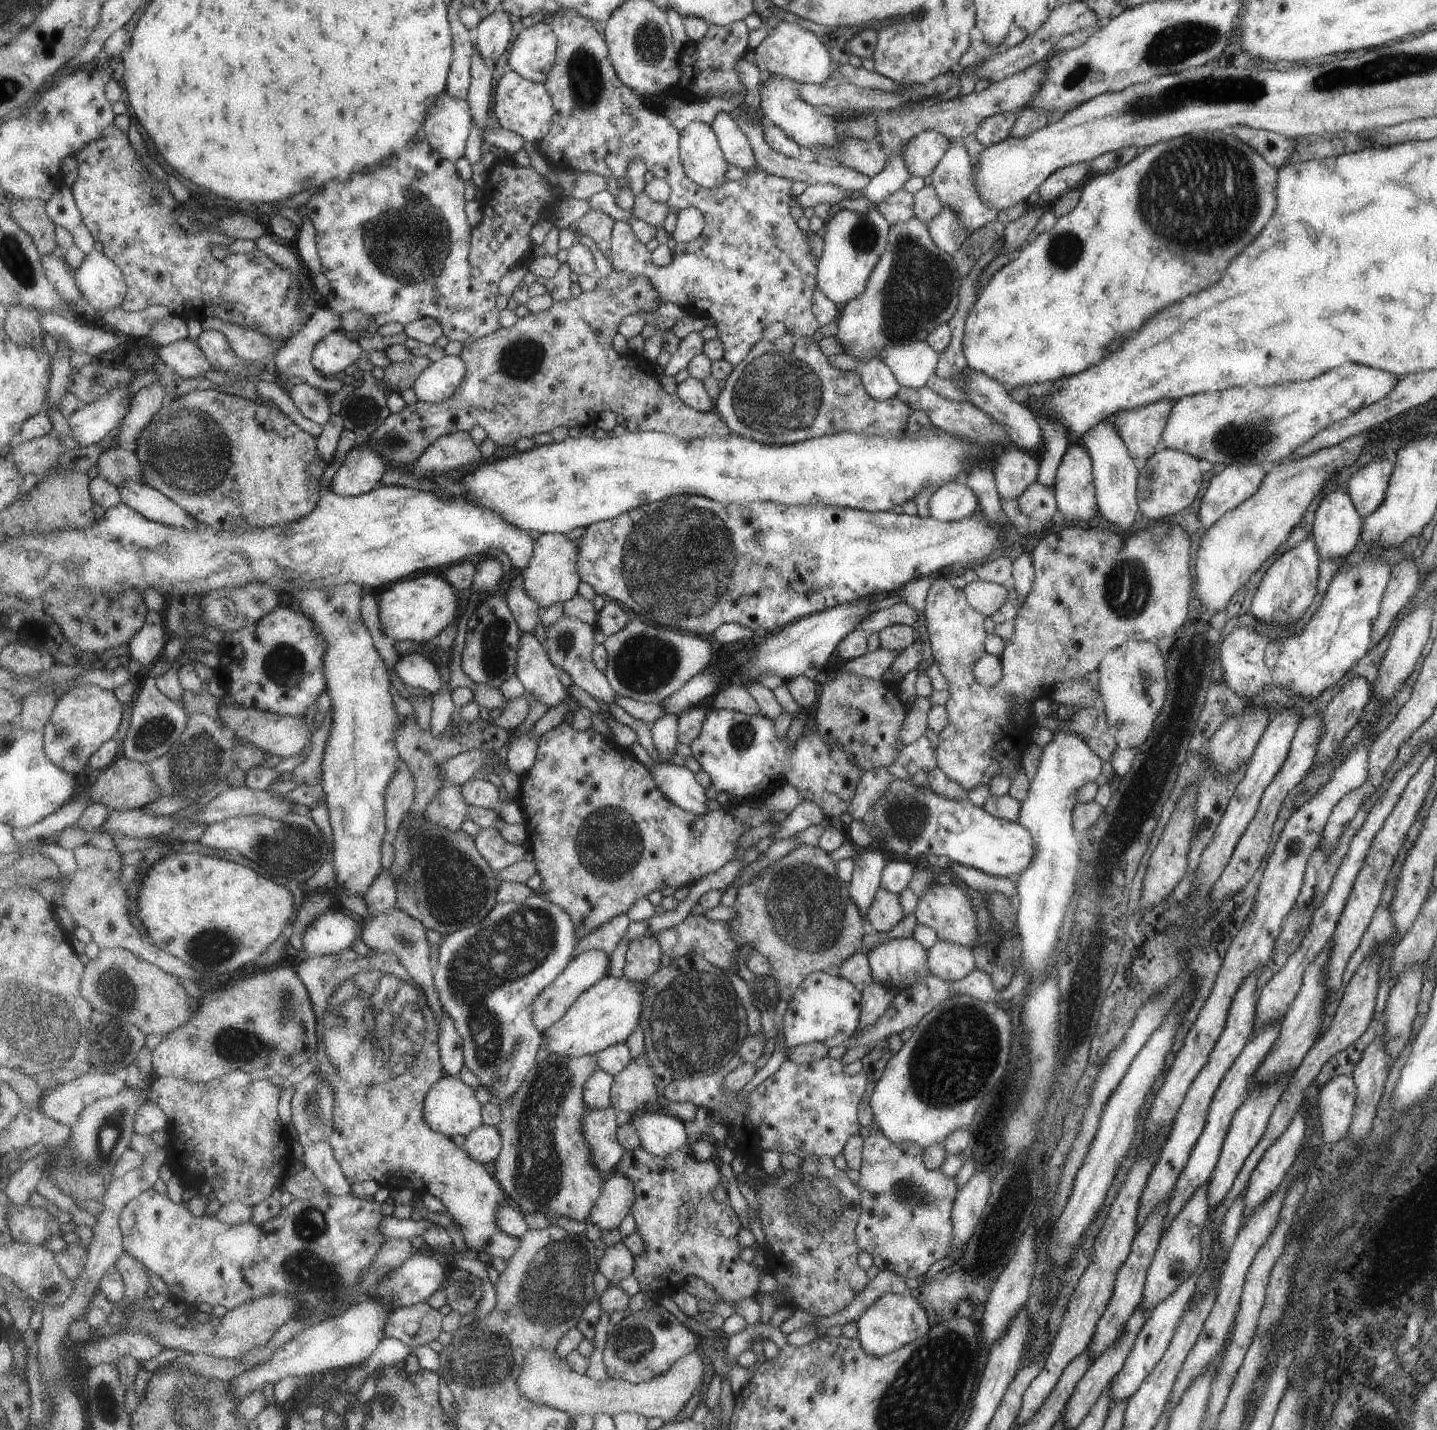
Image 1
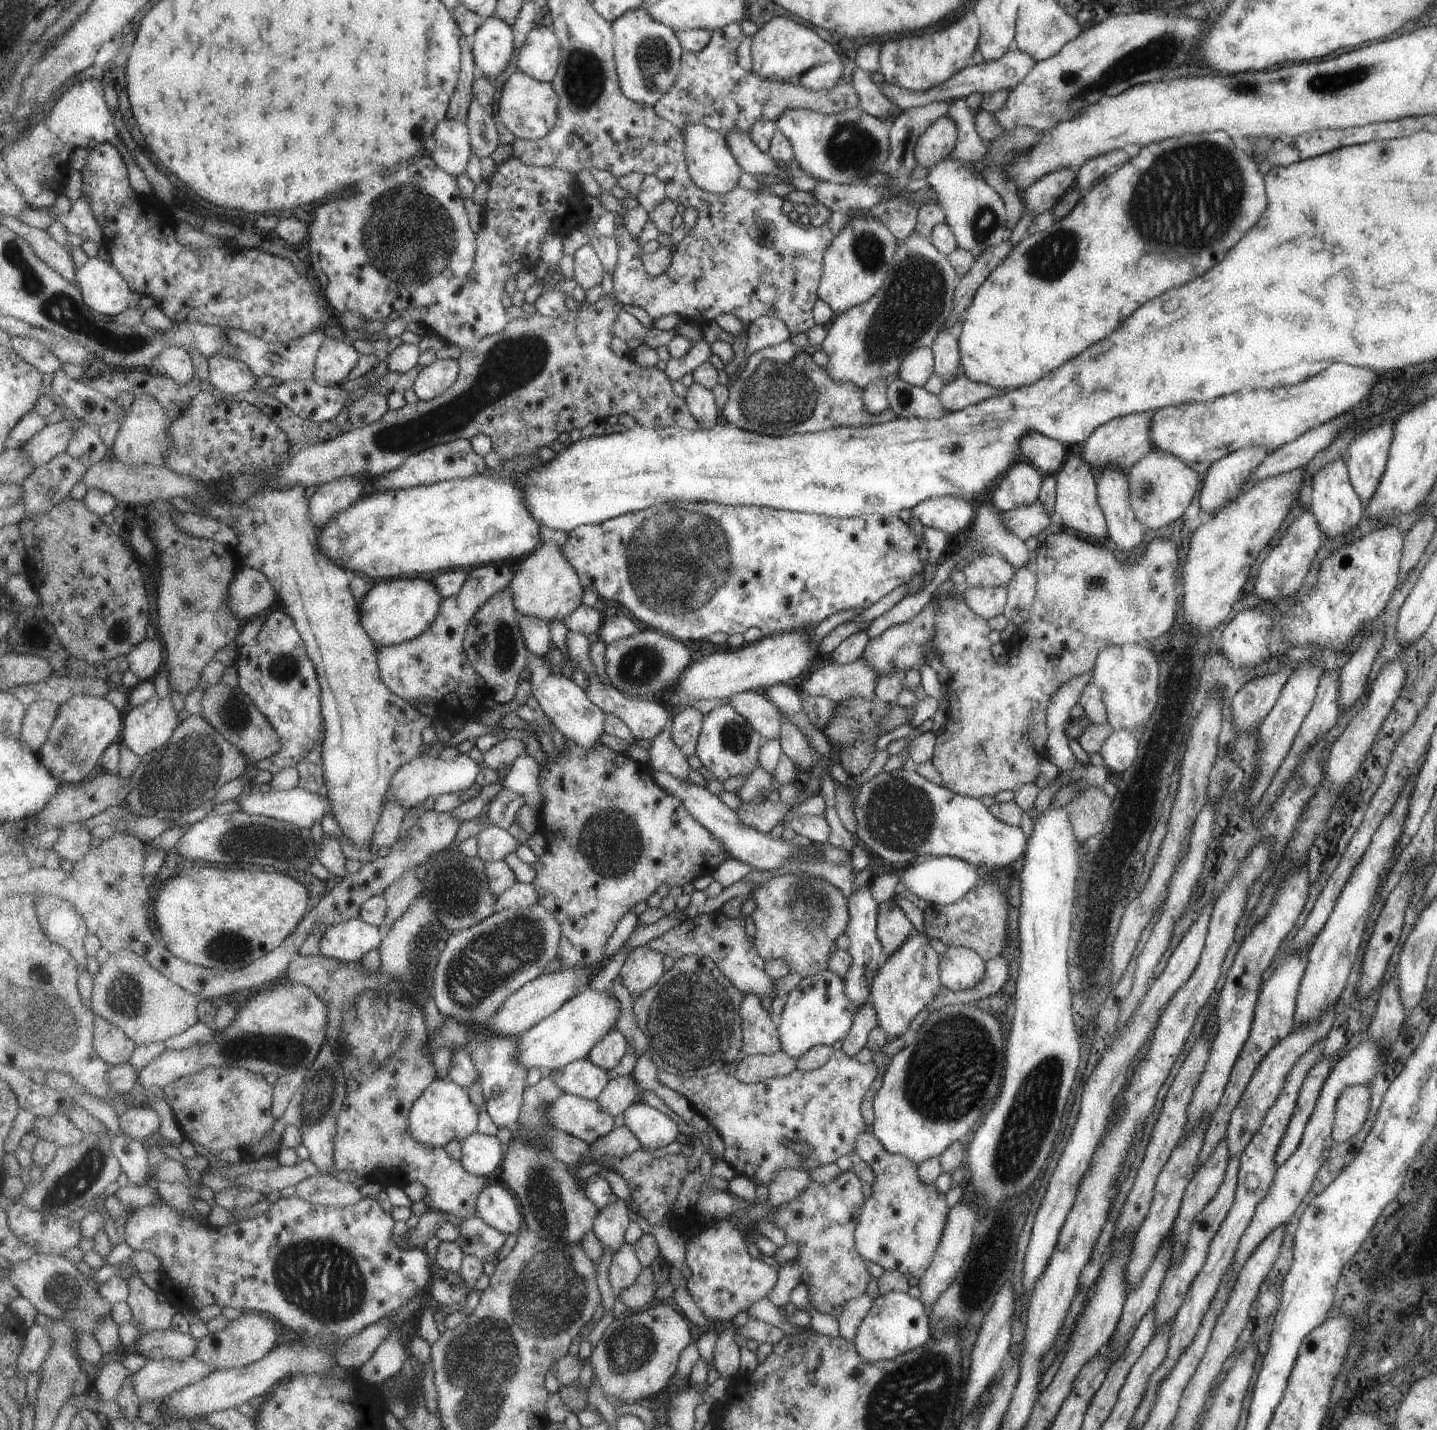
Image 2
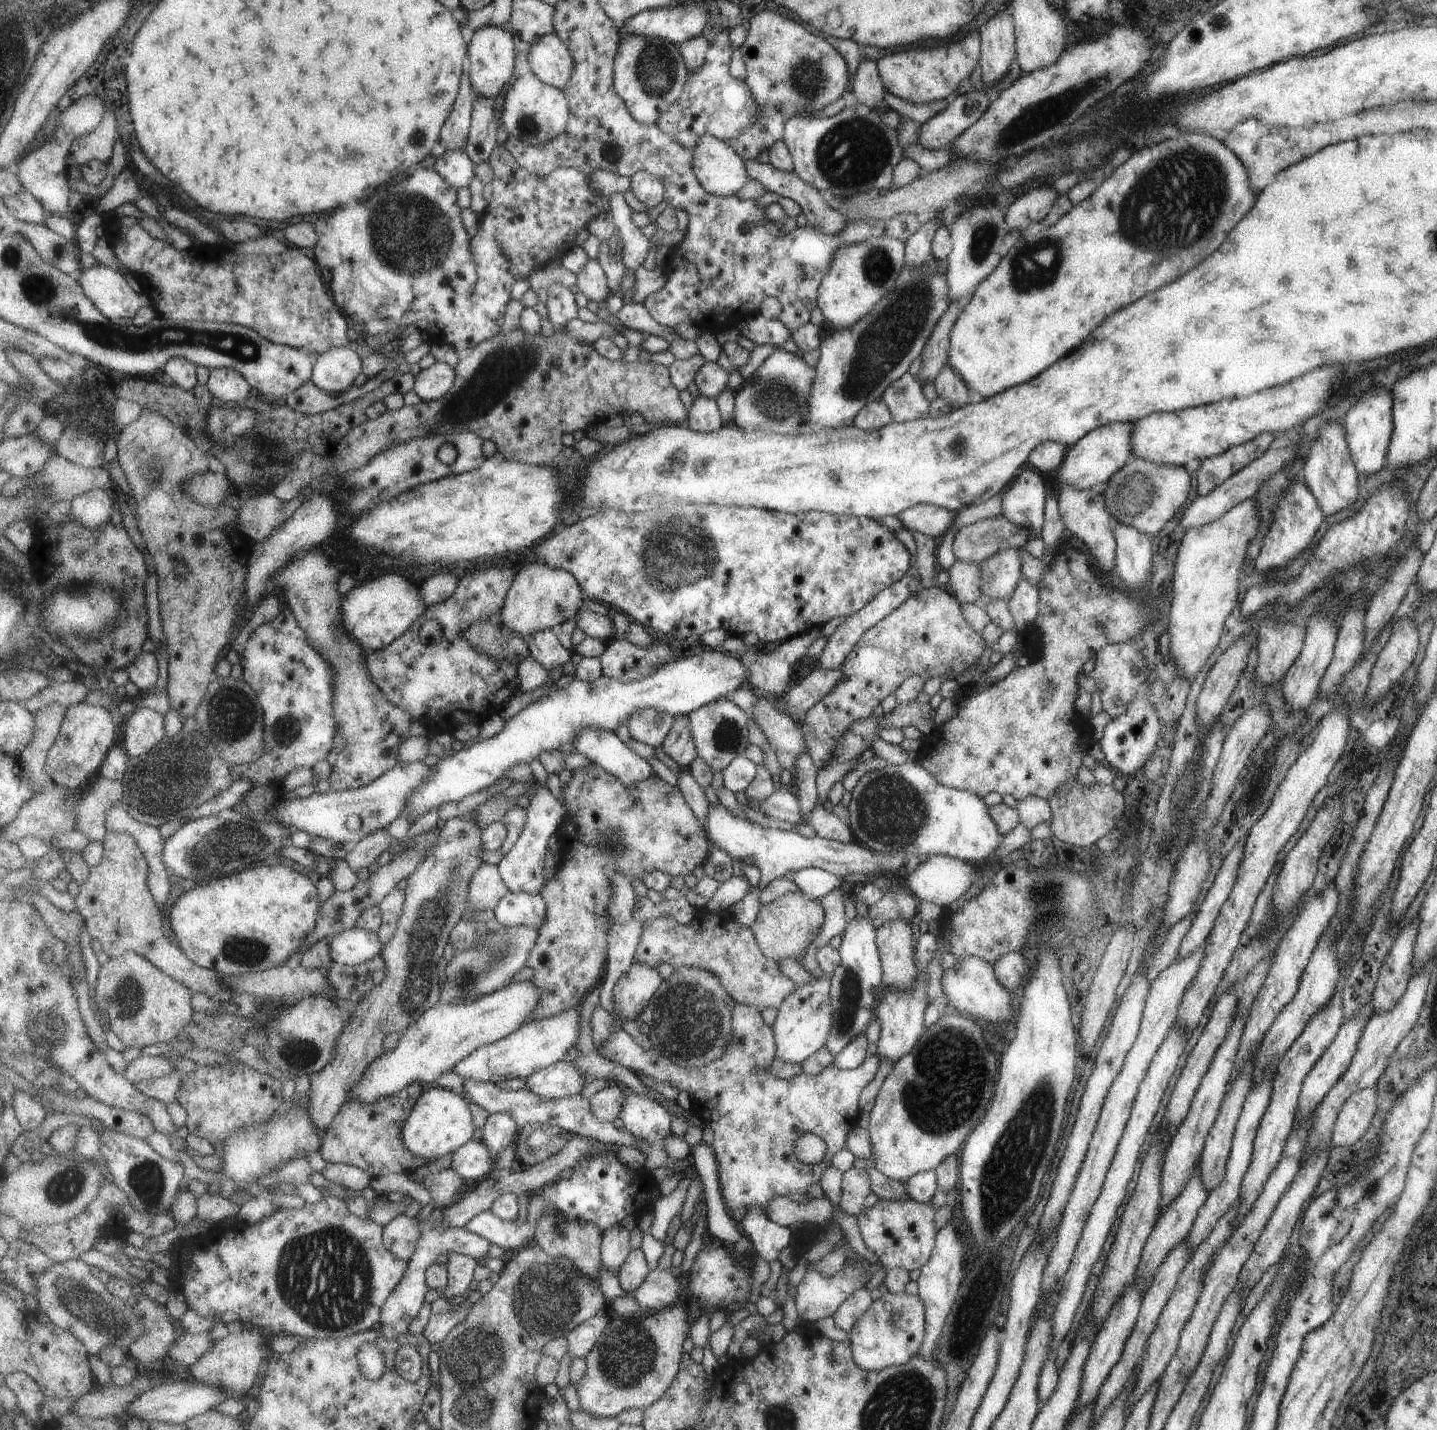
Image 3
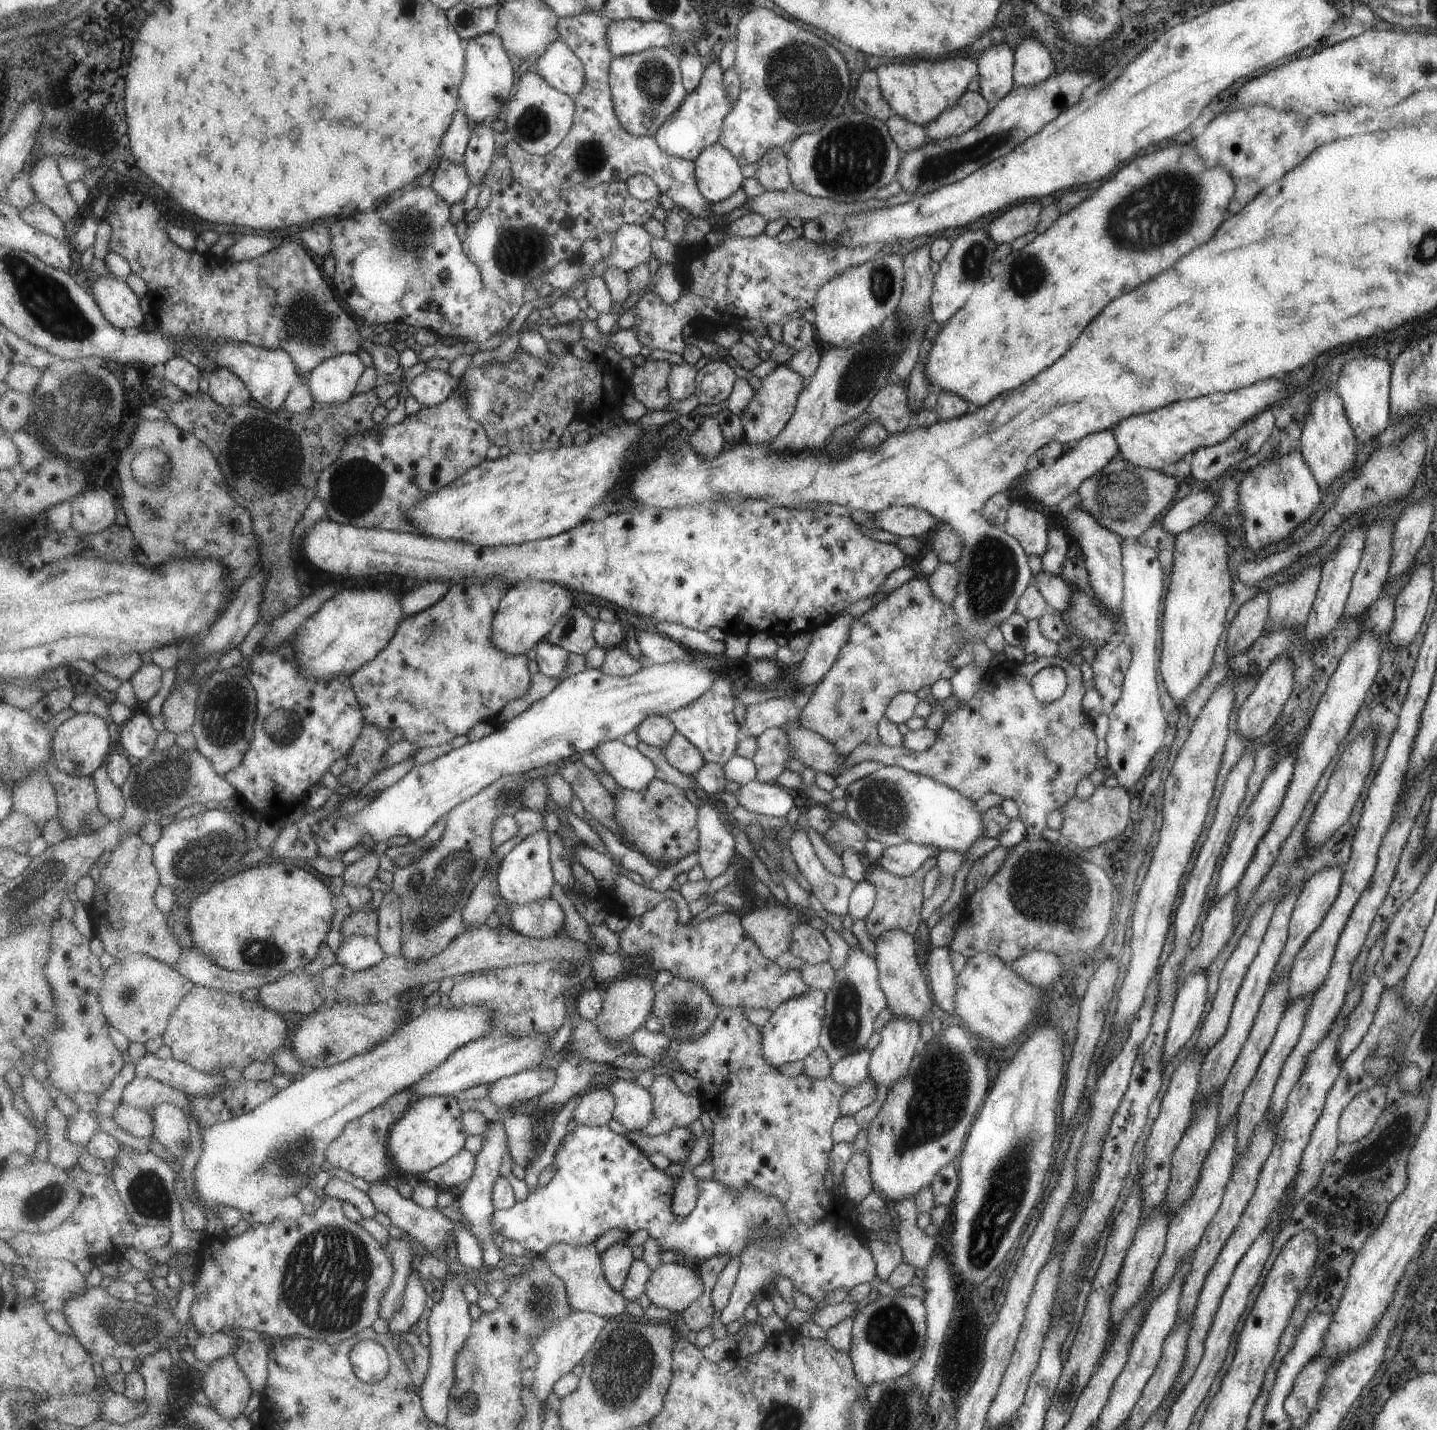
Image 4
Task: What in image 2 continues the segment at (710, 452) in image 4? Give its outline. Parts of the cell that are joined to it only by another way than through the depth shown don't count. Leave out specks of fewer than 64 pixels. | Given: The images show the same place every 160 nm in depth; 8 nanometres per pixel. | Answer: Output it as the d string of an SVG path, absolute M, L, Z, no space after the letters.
M693 383L687 388L685 399L701 428L713 428L722 419L721 409L712 389Z

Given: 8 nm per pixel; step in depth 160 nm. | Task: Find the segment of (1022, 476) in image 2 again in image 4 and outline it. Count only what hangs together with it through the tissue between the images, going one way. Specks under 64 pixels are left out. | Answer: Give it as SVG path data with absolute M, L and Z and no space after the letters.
M1012 499L1003 530L1017 539L1028 557L1043 555L1047 548L1047 520L1041 512Z

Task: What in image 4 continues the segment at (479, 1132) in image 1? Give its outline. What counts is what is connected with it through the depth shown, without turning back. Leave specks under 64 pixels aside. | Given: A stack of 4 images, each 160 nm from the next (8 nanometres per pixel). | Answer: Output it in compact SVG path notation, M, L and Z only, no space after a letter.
M462 1149L455 1157L437 1166L421 1177L421 1181L430 1182L440 1189L452 1189L453 1187L469 1182L476 1172L477 1159L473 1152Z

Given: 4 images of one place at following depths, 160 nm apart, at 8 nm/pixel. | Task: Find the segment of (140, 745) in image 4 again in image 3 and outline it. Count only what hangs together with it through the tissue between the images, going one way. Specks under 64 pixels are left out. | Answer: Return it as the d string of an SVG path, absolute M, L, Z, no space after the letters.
M151 708L137 709L126 722L125 747L130 757L137 758L165 740L166 716Z

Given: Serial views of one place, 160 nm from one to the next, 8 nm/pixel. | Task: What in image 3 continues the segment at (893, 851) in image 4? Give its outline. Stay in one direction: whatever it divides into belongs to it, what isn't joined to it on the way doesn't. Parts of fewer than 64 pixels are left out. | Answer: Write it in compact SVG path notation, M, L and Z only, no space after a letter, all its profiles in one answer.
M723 804L711 805L711 812L707 818L707 828L711 834L710 840L717 842L725 852L729 852L733 858L739 861L752 859L752 865L757 867L760 873L759 884L752 891L740 900L729 906L730 912L734 916L734 920L743 924L743 926L751 927L755 919L758 917L761 904L759 895L761 889L771 884L773 880L779 879L788 871L799 871L803 868L819 868L825 872L831 872L835 876L842 877L844 874L888 874L897 876L903 871L903 866L909 858L901 852L895 854L882 854L868 850L866 847L859 846L856 842L851 844L842 844L835 841L821 839L815 835L812 838L804 838L792 831L779 831L774 824L765 828L761 824L754 824L751 820L743 820L739 816L735 816L733 812L729 812Z

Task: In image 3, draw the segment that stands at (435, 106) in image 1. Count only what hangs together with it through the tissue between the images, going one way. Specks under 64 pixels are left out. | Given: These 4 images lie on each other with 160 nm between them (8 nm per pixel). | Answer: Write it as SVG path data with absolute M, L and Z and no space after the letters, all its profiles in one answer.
M461 148L446 150L438 157L434 169L443 176L443 180L457 190L471 184L471 178L475 176L475 164L469 158L469 154Z

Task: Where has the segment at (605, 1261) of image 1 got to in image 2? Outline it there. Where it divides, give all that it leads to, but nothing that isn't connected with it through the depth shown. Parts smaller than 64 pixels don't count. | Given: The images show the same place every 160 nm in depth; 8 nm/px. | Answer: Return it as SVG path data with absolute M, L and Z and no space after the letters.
M625 1244L613 1254L609 1268L609 1281L616 1292L633 1286L637 1276L643 1272L639 1256L632 1244Z

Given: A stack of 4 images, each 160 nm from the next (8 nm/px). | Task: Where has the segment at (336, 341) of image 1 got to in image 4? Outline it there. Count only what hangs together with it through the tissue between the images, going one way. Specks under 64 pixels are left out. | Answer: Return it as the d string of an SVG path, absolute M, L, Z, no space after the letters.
M341 354L325 360L306 377L315 402L319 404L343 404L356 393L358 381L366 373L363 360L355 354Z

